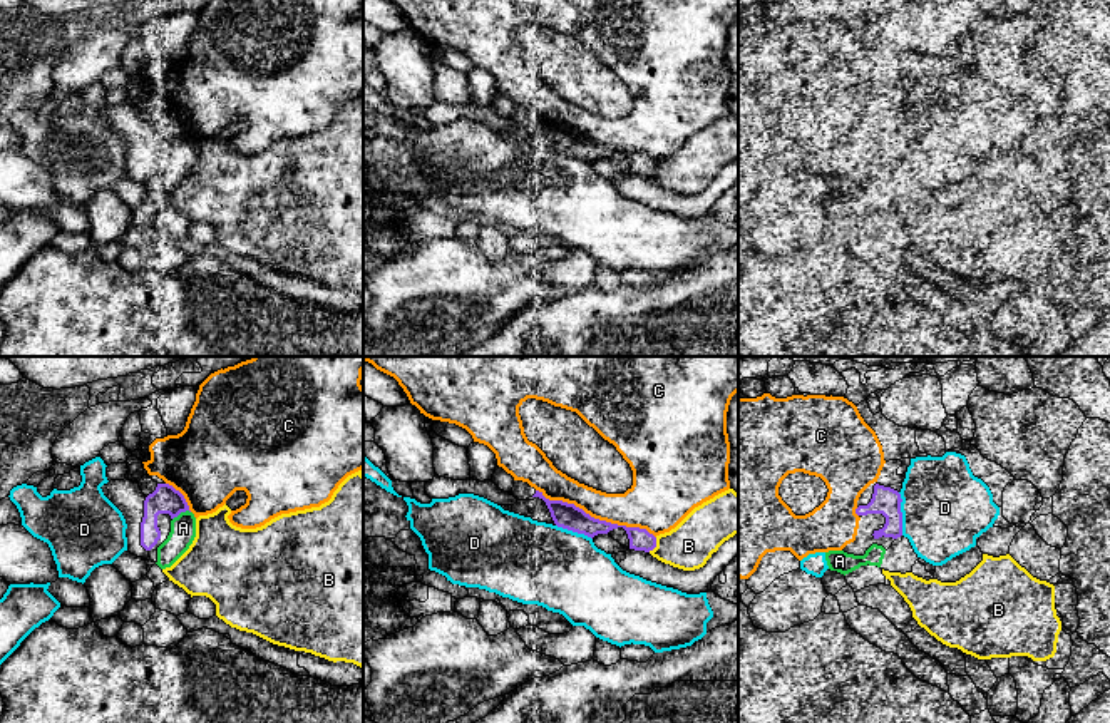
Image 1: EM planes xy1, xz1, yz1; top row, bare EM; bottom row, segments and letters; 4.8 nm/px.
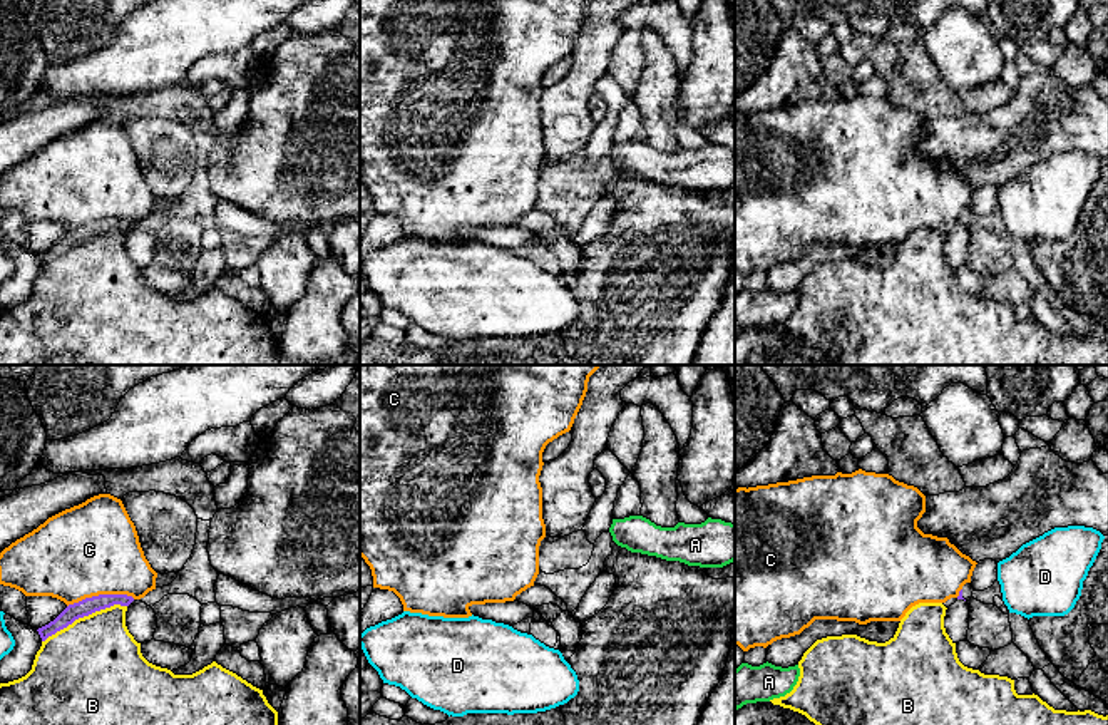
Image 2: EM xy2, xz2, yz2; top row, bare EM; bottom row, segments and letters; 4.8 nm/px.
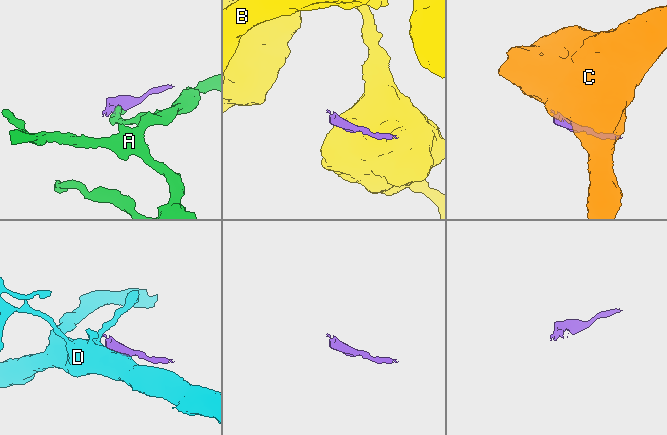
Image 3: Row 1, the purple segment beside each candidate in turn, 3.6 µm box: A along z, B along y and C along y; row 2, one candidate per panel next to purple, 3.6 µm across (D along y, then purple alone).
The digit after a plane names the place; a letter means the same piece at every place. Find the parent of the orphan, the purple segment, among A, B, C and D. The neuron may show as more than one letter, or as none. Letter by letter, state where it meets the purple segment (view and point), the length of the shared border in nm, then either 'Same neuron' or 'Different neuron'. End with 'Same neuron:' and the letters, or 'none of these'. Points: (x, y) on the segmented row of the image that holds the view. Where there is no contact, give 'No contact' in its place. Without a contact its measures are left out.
A: Touches purple at xy1 (181, 511). Shared border 100 nm. Different neuron
B: Touches purple at xy2 (84, 615). Shared border 440 nm. Different neuron
C: Touches purple at xz1 (596, 519). Shared border 600 nm. Different neuron
D: Touches purple at yz1 (901, 514). Shared border 200 nm. Different neuron
Same neuron: none of these

